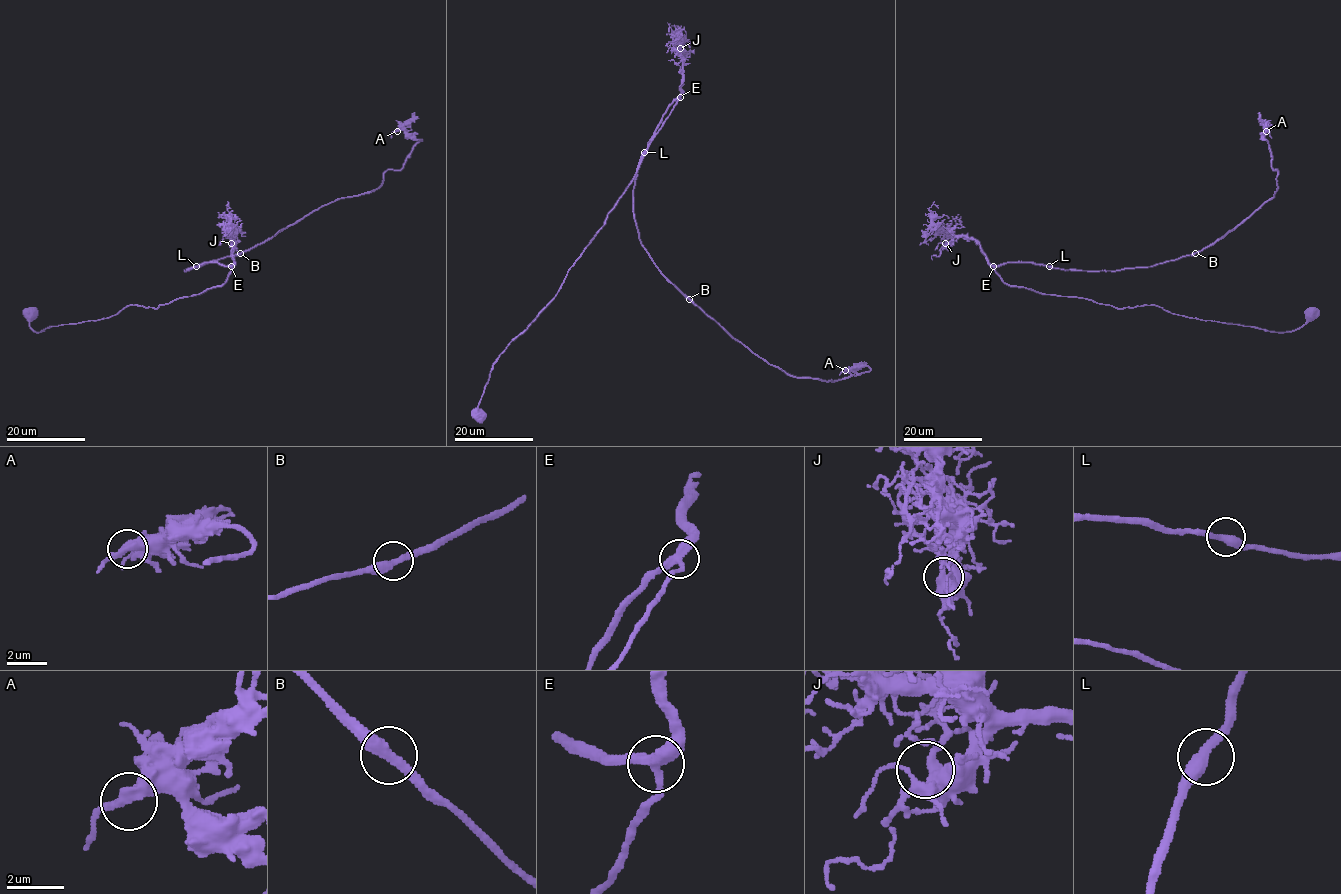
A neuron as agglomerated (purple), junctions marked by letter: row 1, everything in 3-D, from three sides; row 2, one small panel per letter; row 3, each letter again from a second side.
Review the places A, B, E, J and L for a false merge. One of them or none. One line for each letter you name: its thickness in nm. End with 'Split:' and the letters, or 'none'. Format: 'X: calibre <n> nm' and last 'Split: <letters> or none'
Split: none

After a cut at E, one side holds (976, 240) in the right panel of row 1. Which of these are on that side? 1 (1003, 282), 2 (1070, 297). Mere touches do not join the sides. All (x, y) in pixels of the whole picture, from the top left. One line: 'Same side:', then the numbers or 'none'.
Same side: none

